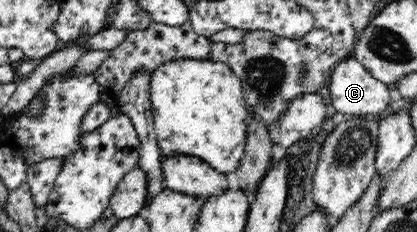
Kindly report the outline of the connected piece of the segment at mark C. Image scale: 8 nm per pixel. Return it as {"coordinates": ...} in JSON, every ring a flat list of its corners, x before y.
{"coordinates":[[353,56,344,59,338,66,334,68,330,83,325,93,329,103,340,114,349,114,352,117,364,118,380,114,386,110,388,102,390,102,390,90,384,83,375,80,363,67,360,61]]}

